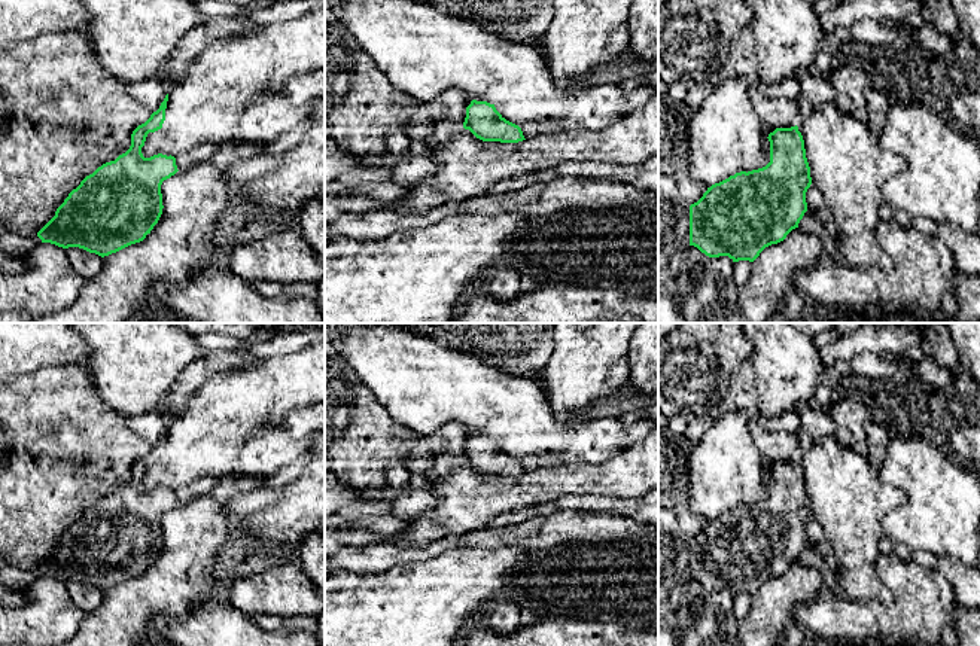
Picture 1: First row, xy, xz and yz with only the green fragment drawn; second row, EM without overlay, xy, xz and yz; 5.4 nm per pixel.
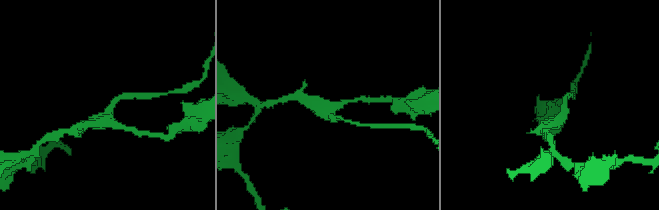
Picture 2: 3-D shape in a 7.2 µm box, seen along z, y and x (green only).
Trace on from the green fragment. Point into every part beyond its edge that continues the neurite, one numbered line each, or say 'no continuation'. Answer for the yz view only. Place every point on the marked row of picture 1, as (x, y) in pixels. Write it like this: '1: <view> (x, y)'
no continuation

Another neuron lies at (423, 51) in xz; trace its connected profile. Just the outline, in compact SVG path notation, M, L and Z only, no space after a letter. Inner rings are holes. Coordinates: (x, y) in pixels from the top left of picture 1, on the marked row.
M341 0L335 13L389 82L419 101L430 101L444 91L459 89L472 100L493 104L502 118L518 127L533 121L563 119L591 131L630 112L627 91L618 83L570 91L554 80L541 49L487 33L477 24L450 16L429 3Z

